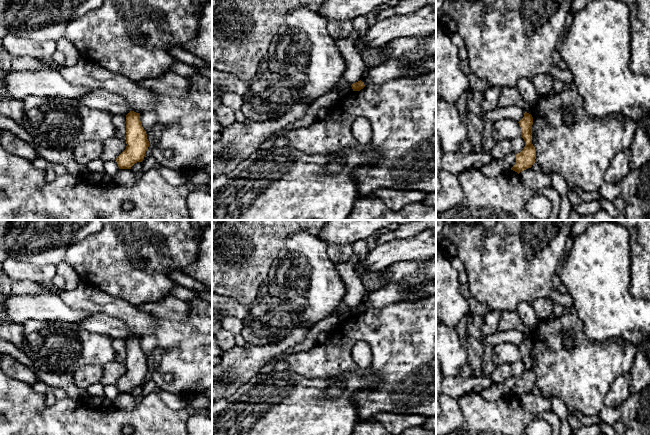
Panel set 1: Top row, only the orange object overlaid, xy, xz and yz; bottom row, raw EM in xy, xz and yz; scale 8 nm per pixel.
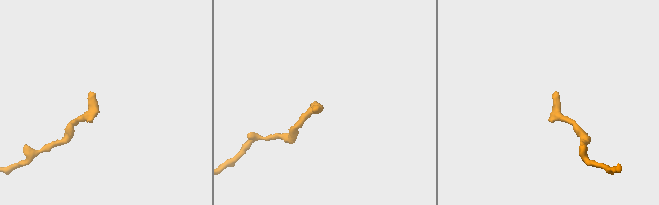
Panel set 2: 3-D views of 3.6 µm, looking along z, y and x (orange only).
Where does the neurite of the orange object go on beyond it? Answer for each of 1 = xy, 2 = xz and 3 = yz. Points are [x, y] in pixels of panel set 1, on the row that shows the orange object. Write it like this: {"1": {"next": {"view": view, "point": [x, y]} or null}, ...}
{"1": {"next": null}, "2": {"next": null}, "3": {"next": null}}

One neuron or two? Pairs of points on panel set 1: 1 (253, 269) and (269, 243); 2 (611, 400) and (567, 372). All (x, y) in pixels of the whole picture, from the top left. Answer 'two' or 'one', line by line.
1: one
2: two

